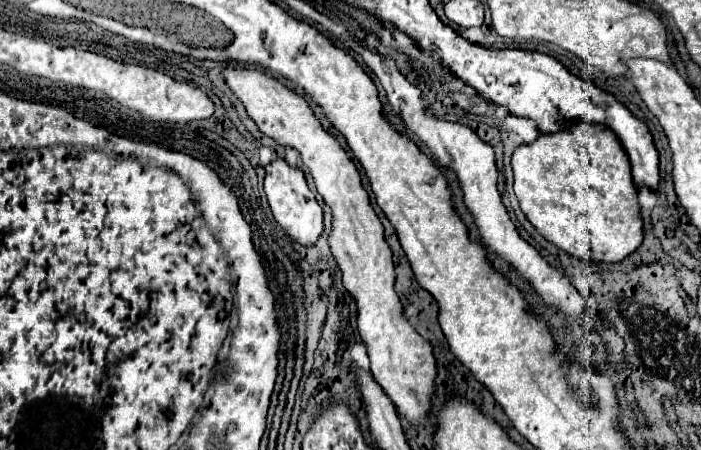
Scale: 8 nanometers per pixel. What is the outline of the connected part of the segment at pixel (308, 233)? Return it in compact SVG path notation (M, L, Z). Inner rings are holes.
M283 158L273 160L265 166L265 194L279 226L303 246L315 244L323 230L323 212L317 204L313 192L309 190L303 172L297 166L289 166Z

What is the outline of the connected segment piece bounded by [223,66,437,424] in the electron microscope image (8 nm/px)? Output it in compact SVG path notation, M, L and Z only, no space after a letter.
M227 66L223 68L223 76L259 130L281 146L293 146L301 154L303 164L309 168L315 180L317 192L323 196L333 214L329 246L343 274L343 286L357 302L359 334L369 350L371 374L389 400L397 406L399 414L403 414L409 422L423 424L427 420L437 376L433 348L401 314L401 302L393 288L395 272L391 248L383 238L383 224L369 202L369 194L361 184L357 166L341 148L341 144L323 130L321 122L315 118L303 96L257 68Z

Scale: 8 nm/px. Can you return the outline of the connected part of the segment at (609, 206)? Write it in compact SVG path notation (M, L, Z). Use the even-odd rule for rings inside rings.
M575 124L563 132L543 134L533 144L519 146L511 158L511 166L515 174L513 188L523 214L545 240L553 242L569 256L585 262L621 262L643 244L643 218L631 164L611 130L599 124Z

